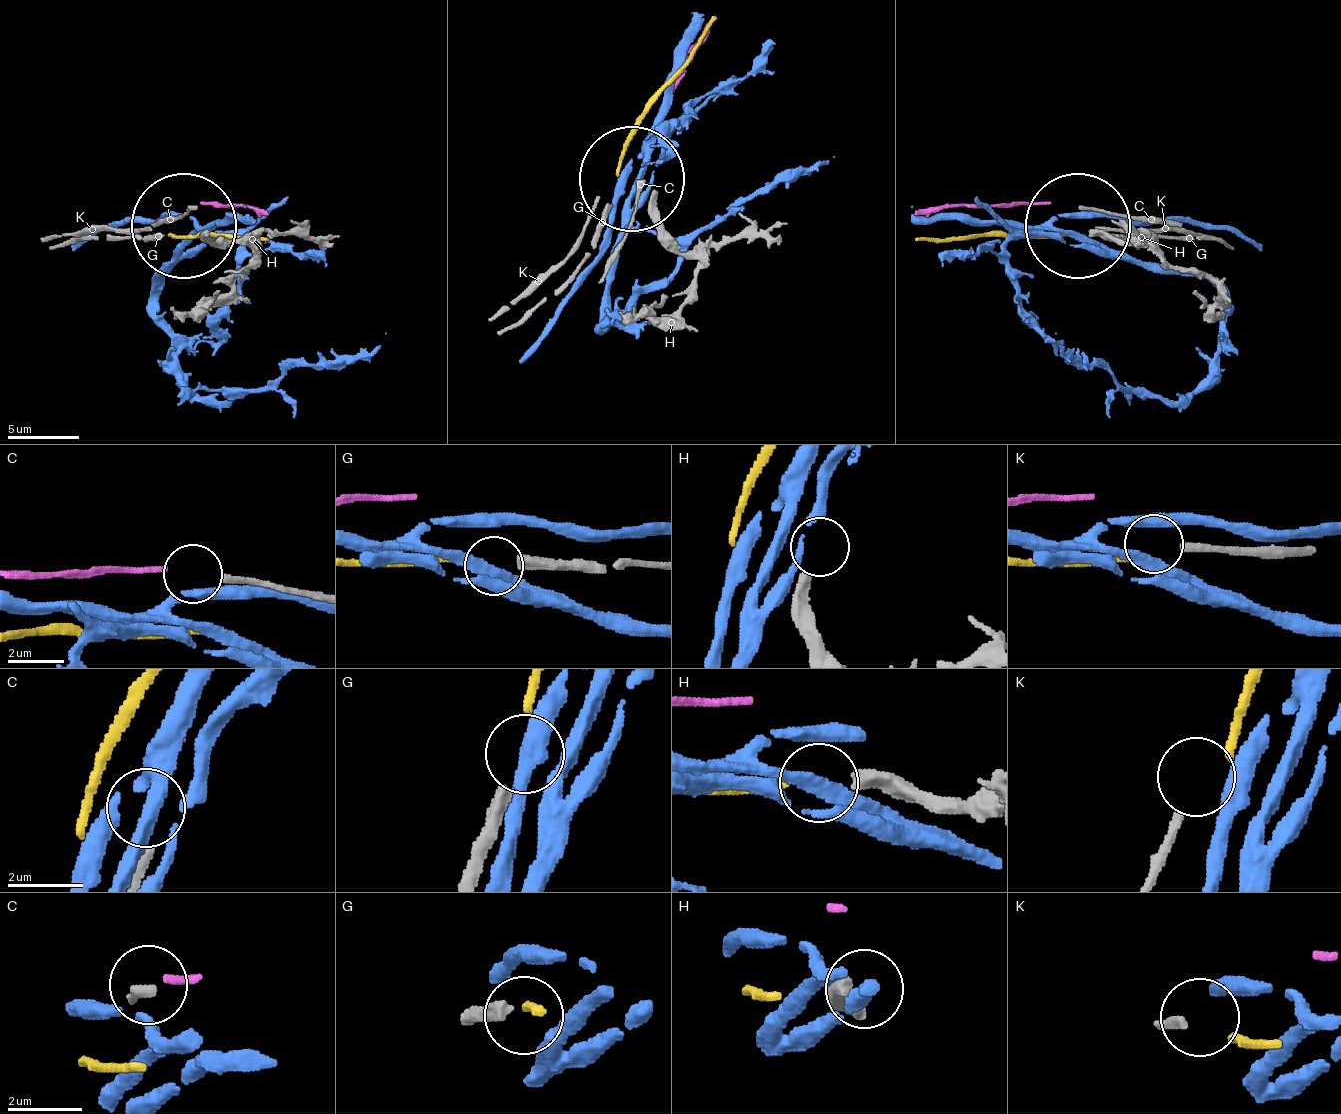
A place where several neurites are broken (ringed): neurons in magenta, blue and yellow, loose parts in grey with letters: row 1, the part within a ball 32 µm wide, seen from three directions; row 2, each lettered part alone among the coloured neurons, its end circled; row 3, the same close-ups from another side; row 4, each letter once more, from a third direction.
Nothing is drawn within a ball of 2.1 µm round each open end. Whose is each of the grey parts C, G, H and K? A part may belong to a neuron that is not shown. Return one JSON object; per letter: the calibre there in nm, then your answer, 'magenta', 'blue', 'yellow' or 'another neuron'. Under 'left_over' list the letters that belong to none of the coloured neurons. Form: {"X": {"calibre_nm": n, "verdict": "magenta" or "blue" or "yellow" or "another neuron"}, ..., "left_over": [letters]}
{"C": {"calibre_nm": 340, "verdict": "magenta"}, "G": {"calibre_nm": 380, "verdict": "yellow"}, "H": {"calibre_nm": 400, "verdict": "another neuron"}, "K": {"calibre_nm": 240, "verdict": "another neuron"}, "left_over": ["H", "K"]}

